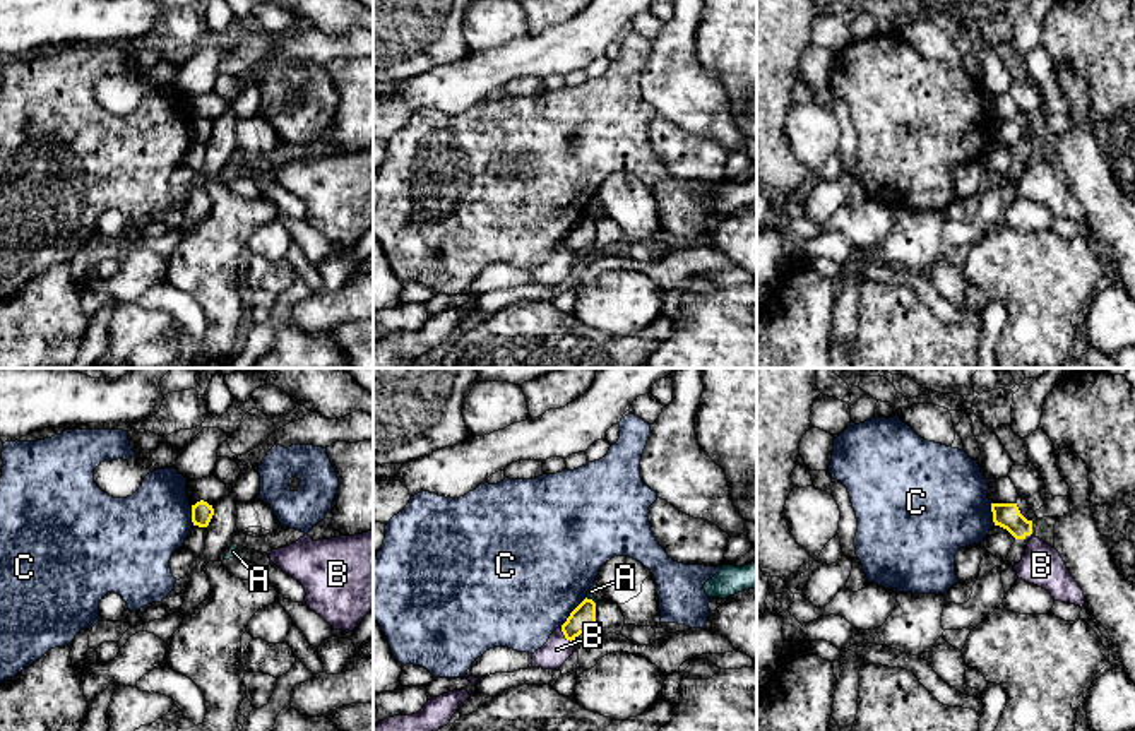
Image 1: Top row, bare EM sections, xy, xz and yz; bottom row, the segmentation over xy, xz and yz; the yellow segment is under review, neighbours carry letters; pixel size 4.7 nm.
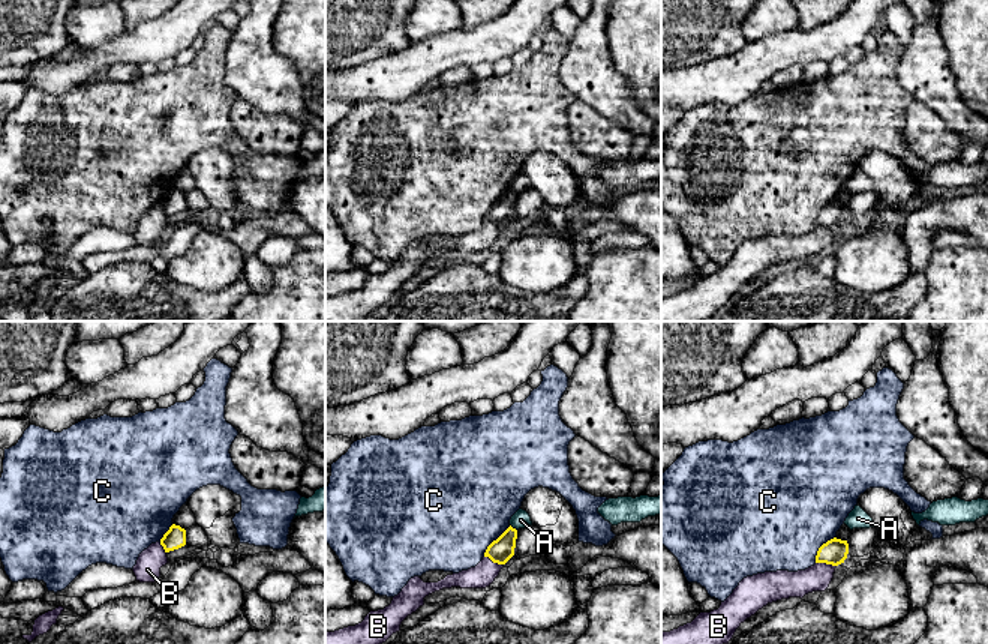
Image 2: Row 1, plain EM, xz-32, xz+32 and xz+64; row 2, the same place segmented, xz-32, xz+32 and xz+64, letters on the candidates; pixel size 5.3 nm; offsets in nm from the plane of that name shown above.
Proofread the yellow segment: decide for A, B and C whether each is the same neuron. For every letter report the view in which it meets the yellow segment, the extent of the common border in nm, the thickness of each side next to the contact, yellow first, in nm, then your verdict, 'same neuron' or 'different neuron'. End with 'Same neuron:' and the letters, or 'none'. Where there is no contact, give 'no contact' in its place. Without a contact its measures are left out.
A: contact in xz; length 60 nm; calibres 120 and 30 nm; different neuron
B: contact in xz; length 90 nm; calibres 120 and 120 nm; different neuron
C: contact in xz; length 190 nm; calibres 120 and 500 nm; different neuron
Same neuron: none

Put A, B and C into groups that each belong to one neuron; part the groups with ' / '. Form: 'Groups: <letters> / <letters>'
Groups: A / B / C

